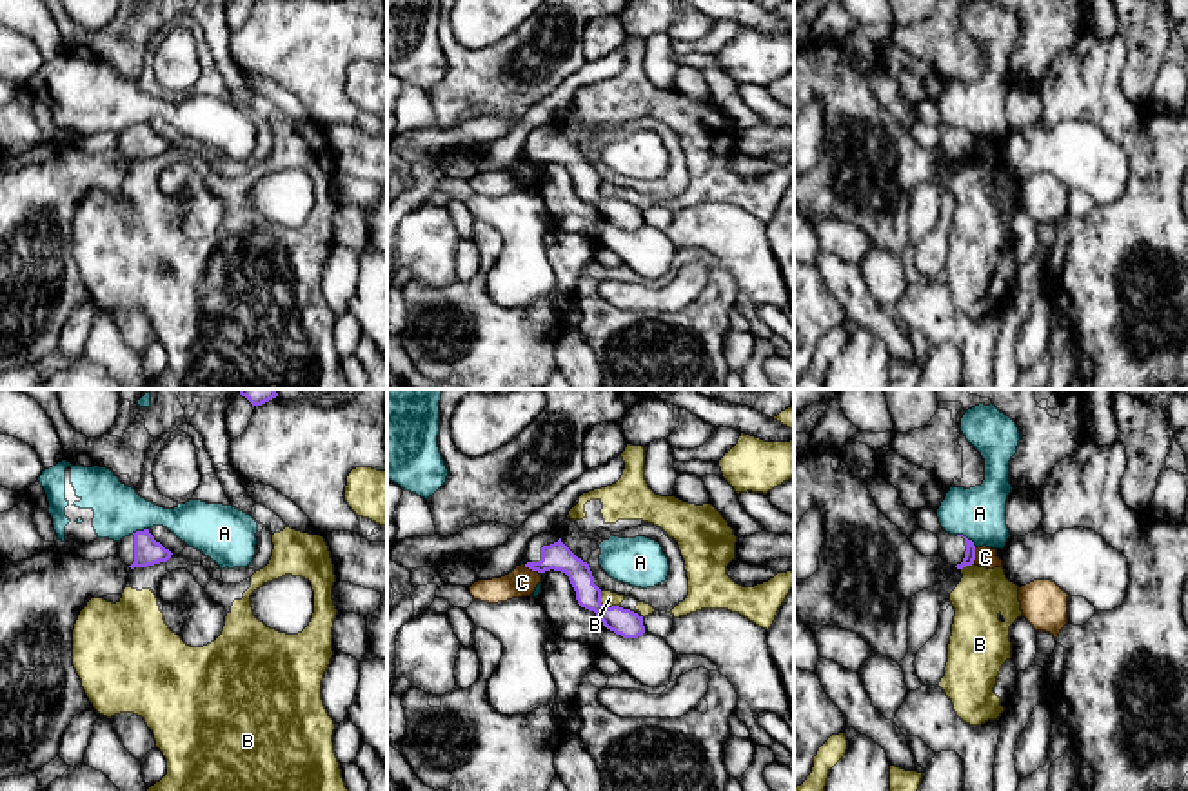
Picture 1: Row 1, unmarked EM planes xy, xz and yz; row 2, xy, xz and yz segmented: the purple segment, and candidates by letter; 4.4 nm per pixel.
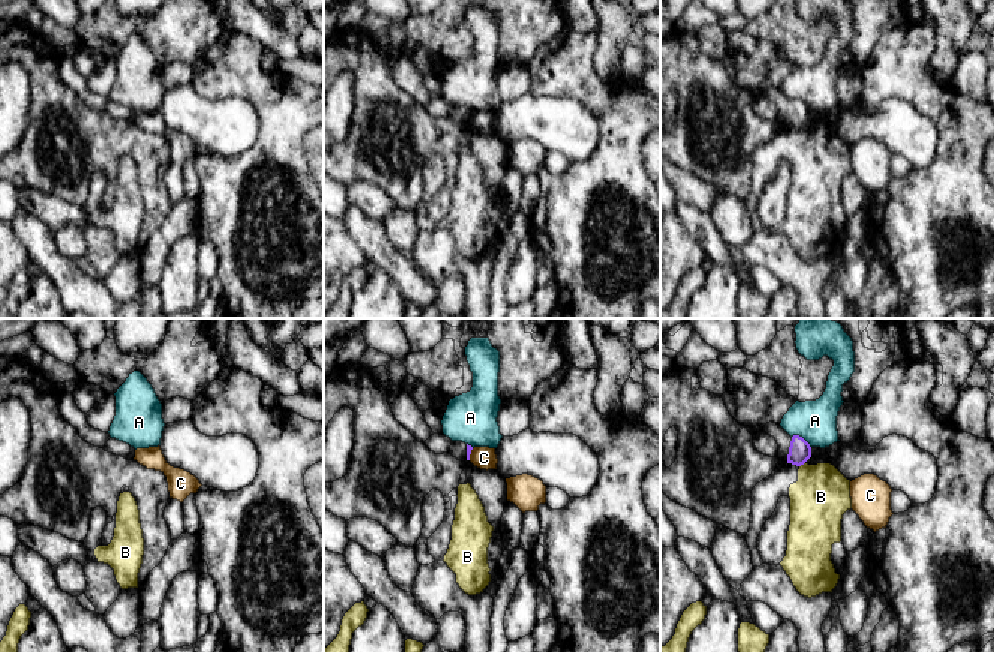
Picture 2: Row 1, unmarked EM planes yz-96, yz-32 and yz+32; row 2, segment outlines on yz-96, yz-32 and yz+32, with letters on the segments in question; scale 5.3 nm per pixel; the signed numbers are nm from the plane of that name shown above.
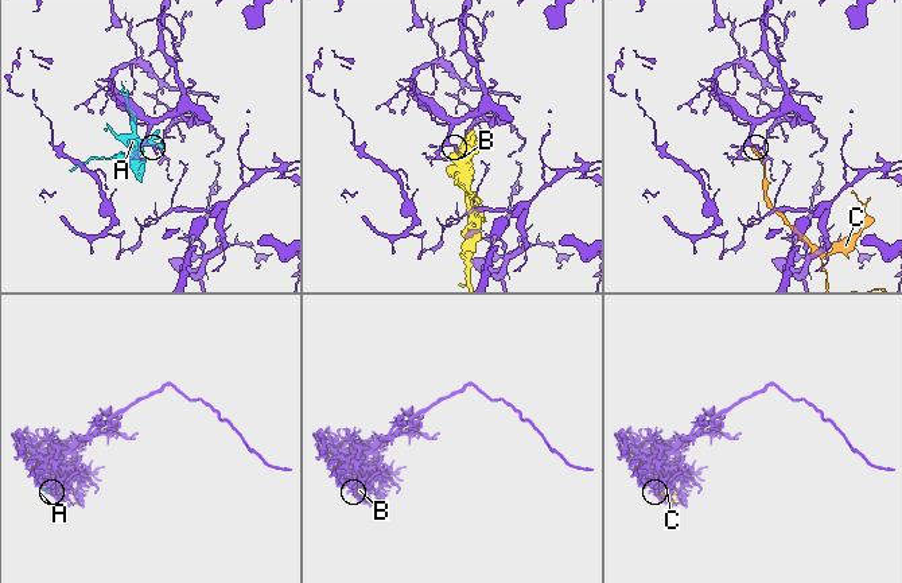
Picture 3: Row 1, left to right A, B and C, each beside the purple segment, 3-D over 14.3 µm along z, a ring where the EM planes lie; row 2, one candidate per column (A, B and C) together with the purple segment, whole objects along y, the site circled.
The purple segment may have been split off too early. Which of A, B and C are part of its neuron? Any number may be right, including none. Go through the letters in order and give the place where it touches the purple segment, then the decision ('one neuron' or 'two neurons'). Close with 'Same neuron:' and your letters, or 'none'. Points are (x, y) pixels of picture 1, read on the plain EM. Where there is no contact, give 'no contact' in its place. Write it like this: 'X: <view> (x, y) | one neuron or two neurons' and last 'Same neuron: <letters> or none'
A: yz (965, 130) | two neurons
B: xz (605, 199) | two neurons
C: xz (531, 160) | two neurons
Same neuron: none

